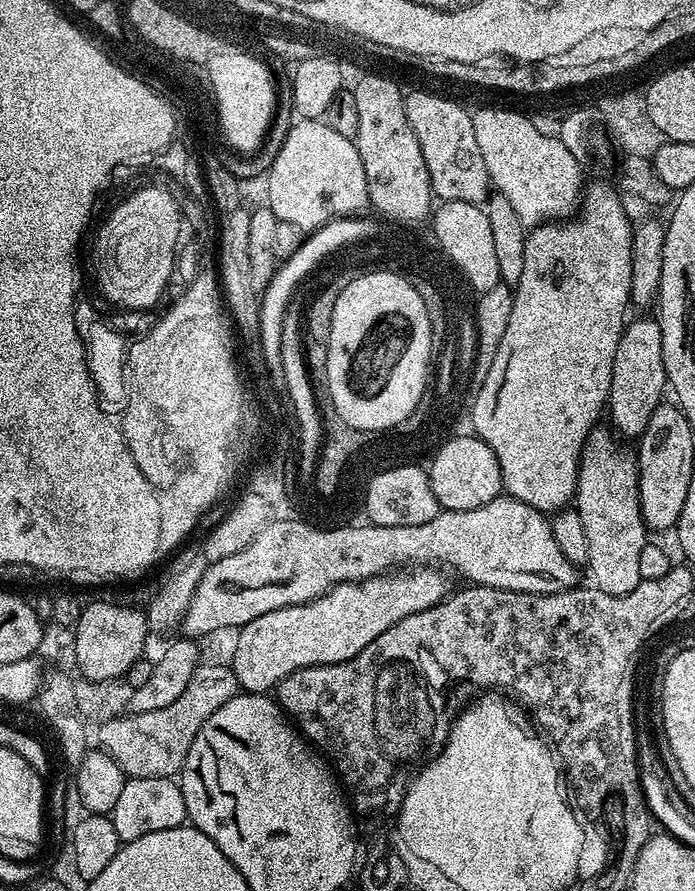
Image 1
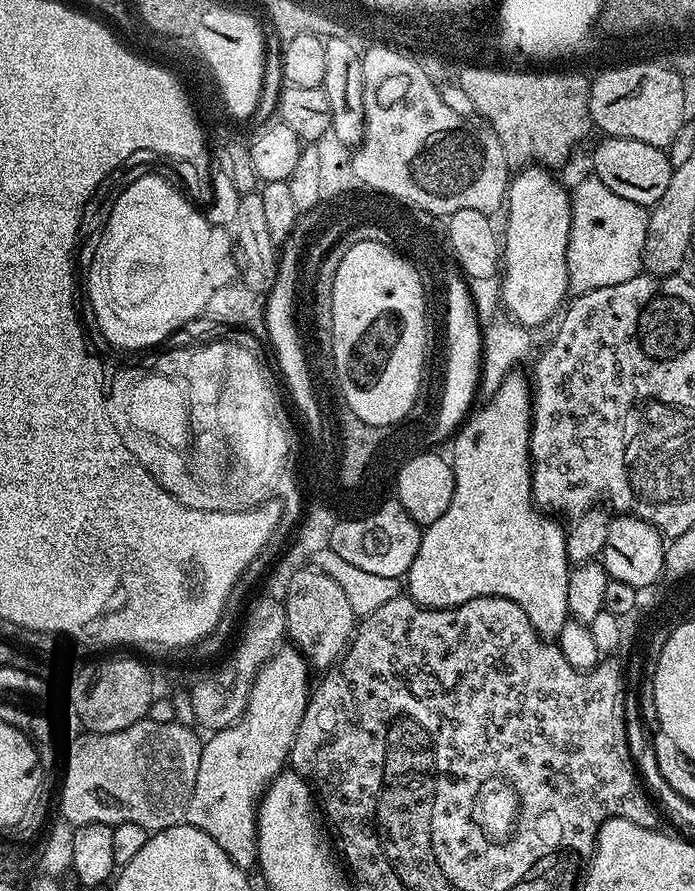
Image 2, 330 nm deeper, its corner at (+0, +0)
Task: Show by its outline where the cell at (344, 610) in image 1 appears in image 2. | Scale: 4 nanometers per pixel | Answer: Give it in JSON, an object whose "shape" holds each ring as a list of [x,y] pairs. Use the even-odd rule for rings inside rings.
{"shape":[[[282,646],[262,666],[252,684],[248,705],[244,716],[229,728],[213,732],[203,741],[198,762],[198,778],[194,780],[194,794],[190,794],[187,823],[198,830],[210,834],[228,857],[245,870],[257,867],[256,855],[256,809],[260,807],[260,797],[264,795],[273,778],[285,771],[288,755],[294,742],[294,734],[298,734],[298,726],[306,714],[306,706],[310,695],[308,688],[308,672],[310,665],[300,649],[295,646]]]}

